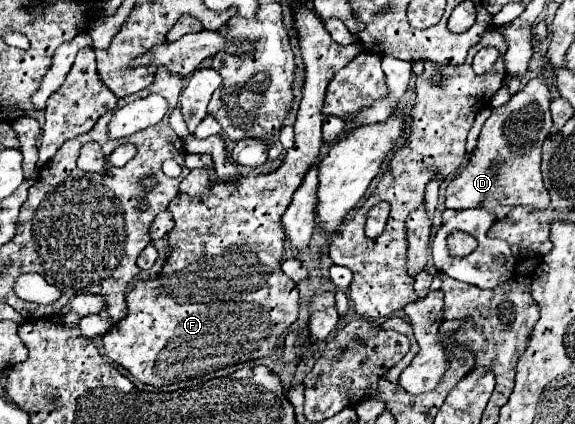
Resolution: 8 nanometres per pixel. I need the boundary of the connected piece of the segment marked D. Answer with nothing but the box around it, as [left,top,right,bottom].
[446,68,552,211]

